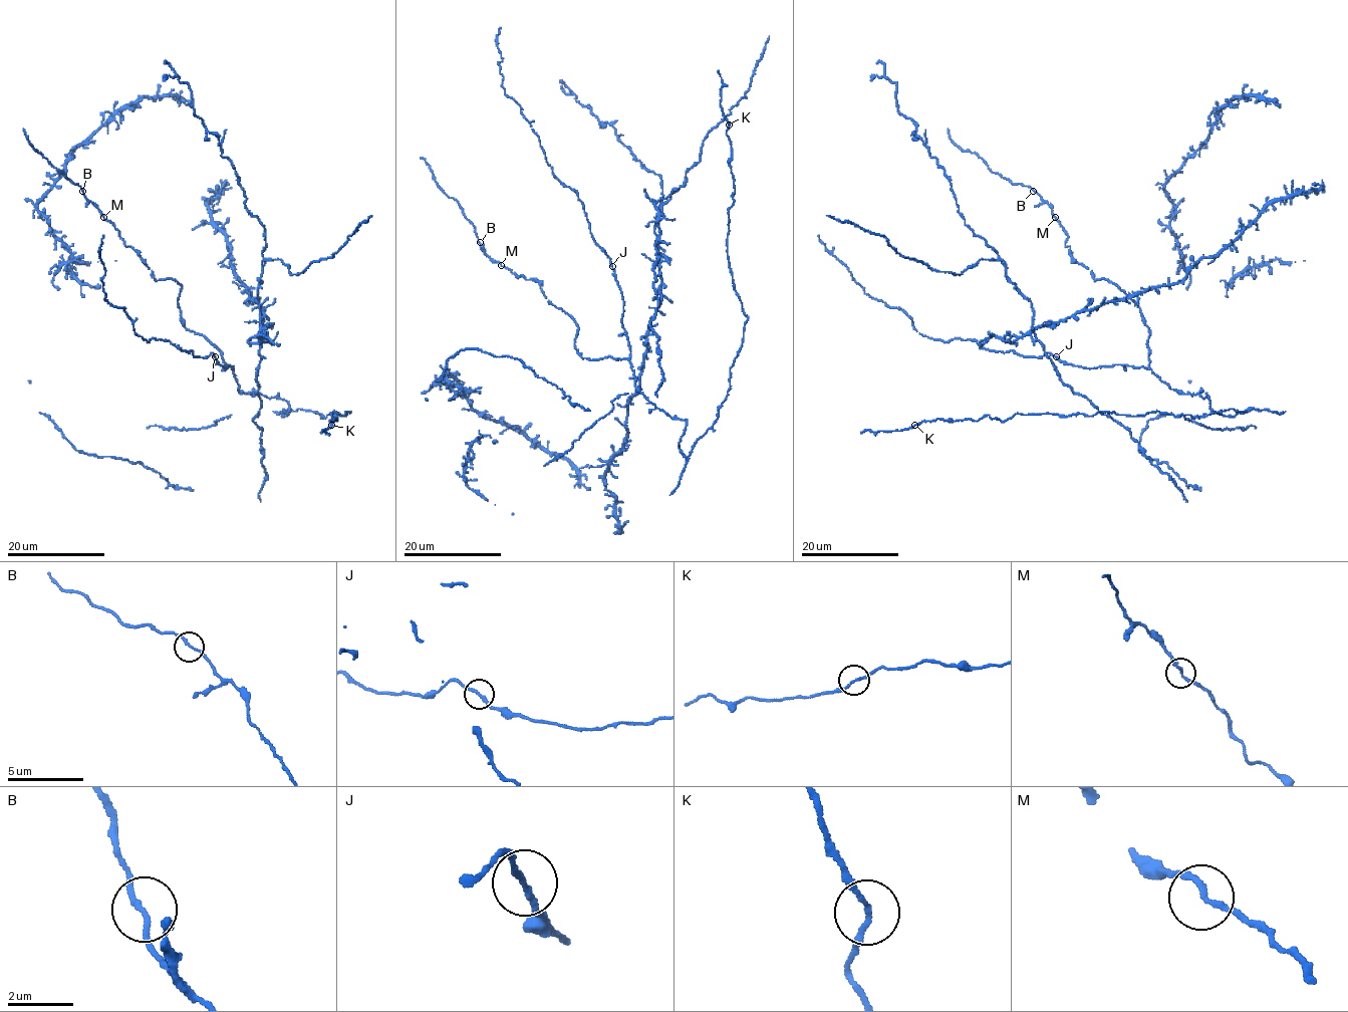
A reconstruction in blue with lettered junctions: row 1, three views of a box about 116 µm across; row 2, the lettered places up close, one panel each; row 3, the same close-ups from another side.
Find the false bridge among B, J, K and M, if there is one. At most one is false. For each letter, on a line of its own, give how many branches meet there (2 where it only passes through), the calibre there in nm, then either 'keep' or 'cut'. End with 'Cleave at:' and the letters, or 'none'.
B: branches 2; calibre 140 nm; keep
J: branches 2; calibre 160 nm; keep
K: branches 2; calibre 150 nm; keep
M: branches 2; calibre 160 nm; keep
Cleave at: none

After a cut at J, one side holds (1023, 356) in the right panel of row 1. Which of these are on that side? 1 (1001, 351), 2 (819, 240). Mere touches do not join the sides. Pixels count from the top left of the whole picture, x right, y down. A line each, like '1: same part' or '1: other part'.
1: same part
2: same part

